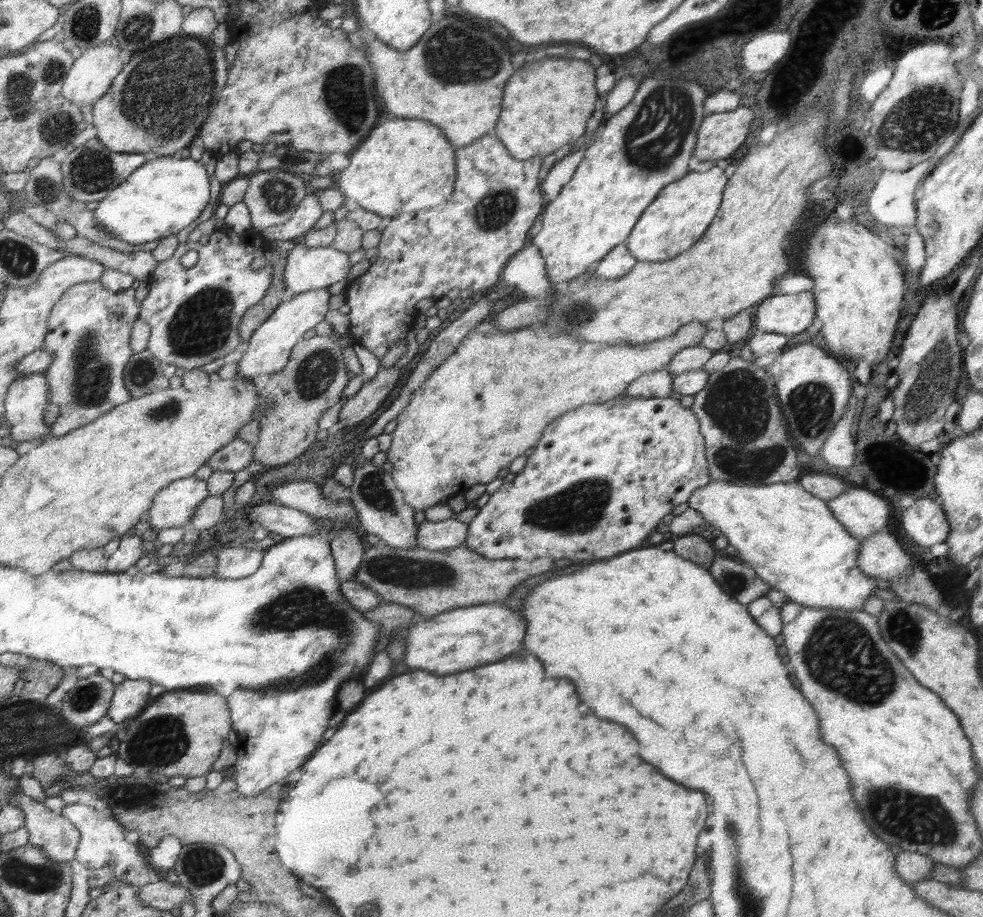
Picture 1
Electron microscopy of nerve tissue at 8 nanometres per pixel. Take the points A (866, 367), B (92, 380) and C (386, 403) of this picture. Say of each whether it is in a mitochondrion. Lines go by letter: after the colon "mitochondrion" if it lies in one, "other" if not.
A: other
B: mitochondrion
C: other

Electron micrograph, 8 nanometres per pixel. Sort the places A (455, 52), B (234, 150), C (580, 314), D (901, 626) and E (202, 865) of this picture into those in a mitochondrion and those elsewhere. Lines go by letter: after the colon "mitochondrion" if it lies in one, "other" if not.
A: mitochondrion
B: other
C: mitochondrion
D: mitochondrion
E: mitochondrion

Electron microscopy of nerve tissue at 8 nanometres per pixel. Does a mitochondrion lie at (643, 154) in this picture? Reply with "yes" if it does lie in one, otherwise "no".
yes

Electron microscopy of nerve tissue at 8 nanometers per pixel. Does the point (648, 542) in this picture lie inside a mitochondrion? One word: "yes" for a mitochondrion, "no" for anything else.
no

